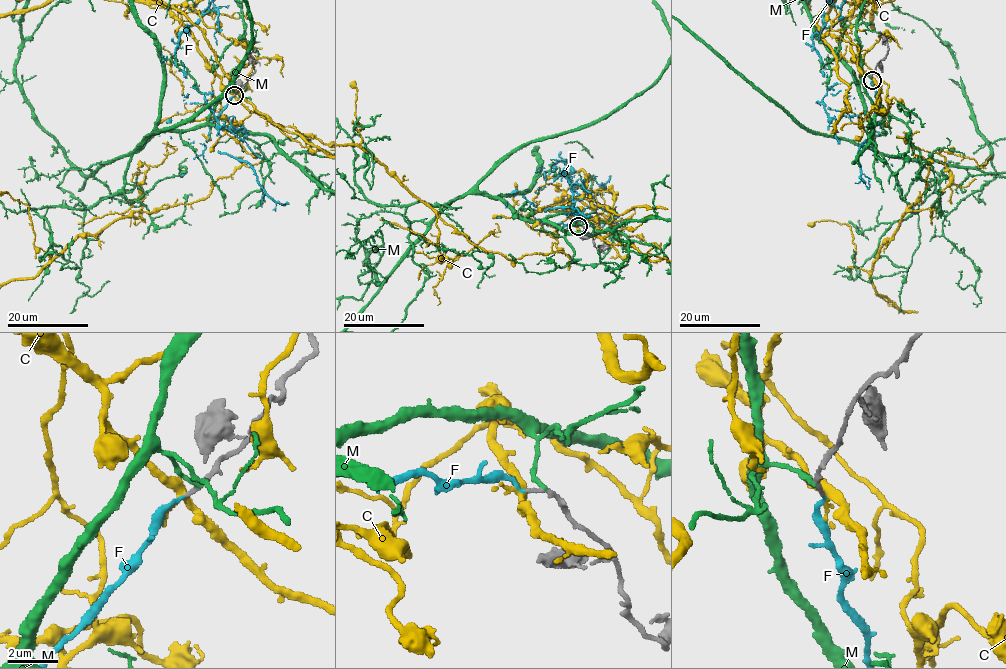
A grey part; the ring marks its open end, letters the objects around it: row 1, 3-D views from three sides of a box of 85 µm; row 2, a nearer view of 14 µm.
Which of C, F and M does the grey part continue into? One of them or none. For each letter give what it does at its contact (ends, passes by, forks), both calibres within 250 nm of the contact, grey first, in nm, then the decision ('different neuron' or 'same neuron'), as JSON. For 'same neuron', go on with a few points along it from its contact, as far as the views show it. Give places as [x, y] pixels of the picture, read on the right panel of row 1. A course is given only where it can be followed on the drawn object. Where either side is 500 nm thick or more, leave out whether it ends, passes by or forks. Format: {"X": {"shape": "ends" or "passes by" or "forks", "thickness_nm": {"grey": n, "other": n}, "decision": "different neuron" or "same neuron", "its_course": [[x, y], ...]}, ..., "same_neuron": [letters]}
{"C": {"shape": "forks", "thickness_nm": {"grey": 150, "other": 300}, "decision": "different neuron"}, "F": {"shape": "ends", "thickness_nm": {"grey": 150, "other": 160}, "decision": "same neuron", "its_course": [[872, 79], [881, 125], [873, 133], [854, 98], [824, 75], [813, 36], [840, 13]]}, "M": {"shape": "ends", "thickness_nm": {"grey": 220, "other": 160}, "decision": "different neuron"}, "same_neuron": ["F"]}

